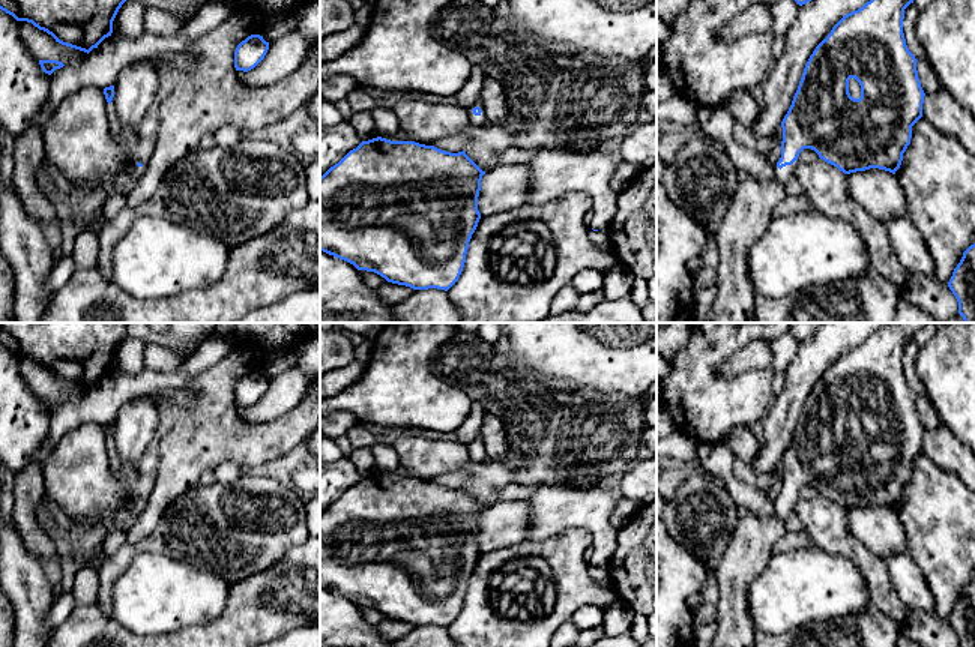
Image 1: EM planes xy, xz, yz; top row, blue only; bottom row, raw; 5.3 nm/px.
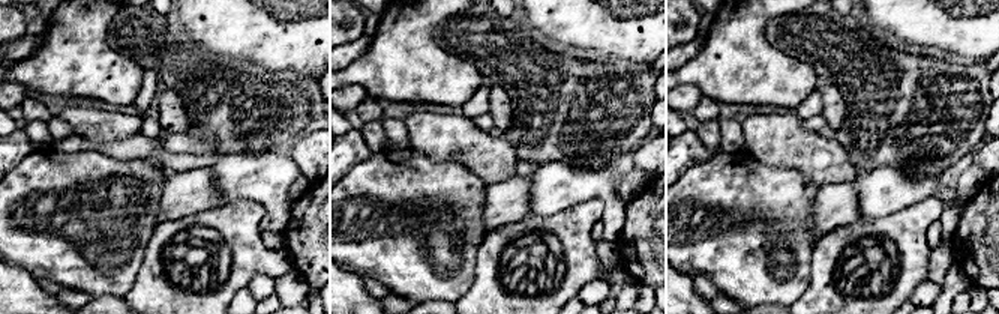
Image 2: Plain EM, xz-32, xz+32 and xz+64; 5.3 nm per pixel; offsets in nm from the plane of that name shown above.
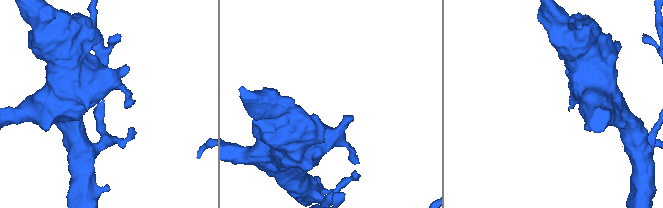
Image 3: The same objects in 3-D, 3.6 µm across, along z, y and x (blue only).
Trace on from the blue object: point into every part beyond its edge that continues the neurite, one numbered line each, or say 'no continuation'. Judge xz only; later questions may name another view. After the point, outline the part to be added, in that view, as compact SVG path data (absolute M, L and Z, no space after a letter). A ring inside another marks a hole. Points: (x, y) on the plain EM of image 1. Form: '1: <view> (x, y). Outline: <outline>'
1: xz (476, 457). Outline: M476 440L476 441L470 443L467 446L467 449L469 449L469 456L470 456L472 462L475 462L475 464L484 462L485 456L487 456L484 443Z

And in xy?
1: xy (134, 514). Outline: M134 497L134 506L129 510L129 516L126 521L120 522L122 533L128 533L131 527L137 522L140 518L141 512L144 510L147 501L138 503L137 498Z

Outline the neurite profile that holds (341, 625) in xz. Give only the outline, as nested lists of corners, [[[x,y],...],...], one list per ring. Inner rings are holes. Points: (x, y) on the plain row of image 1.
[[[320,587],[320,647],[392,647],[359,612],[358,605]]]

